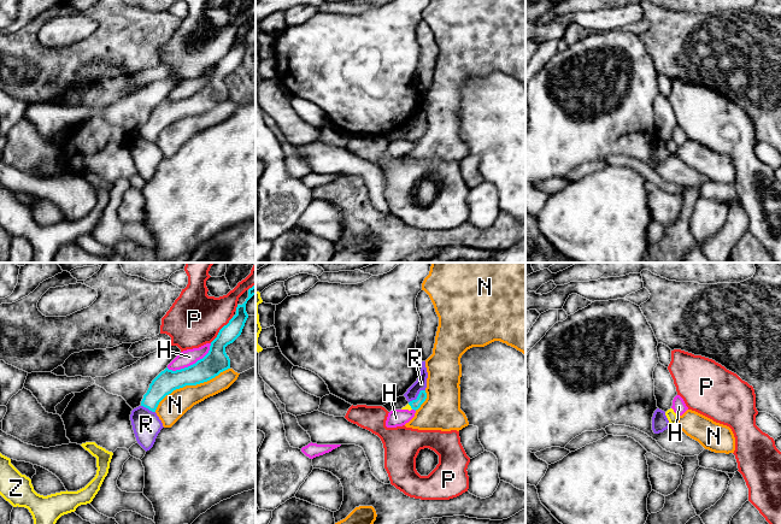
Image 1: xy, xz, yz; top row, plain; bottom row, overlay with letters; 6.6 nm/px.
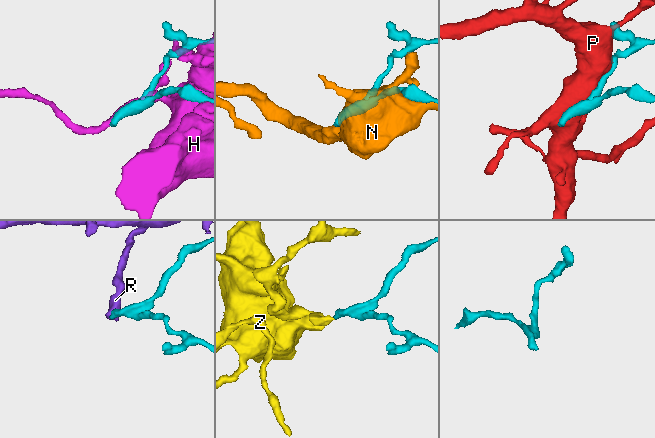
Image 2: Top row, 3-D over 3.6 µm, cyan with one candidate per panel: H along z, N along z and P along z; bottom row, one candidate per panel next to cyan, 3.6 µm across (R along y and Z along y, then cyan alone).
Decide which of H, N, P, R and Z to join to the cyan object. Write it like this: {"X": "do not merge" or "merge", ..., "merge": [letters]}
{"H": "do not merge", "N": "do not merge", "P": "do not merge", "R": "do not merge", "Z": "merge", "merge": ["Z"]}

